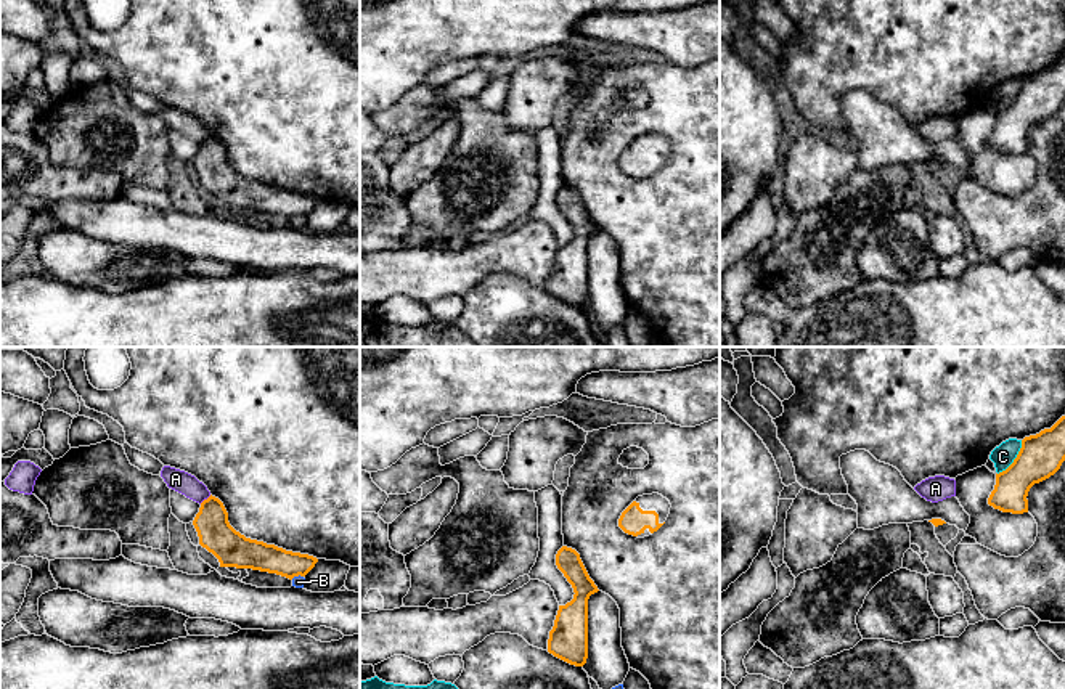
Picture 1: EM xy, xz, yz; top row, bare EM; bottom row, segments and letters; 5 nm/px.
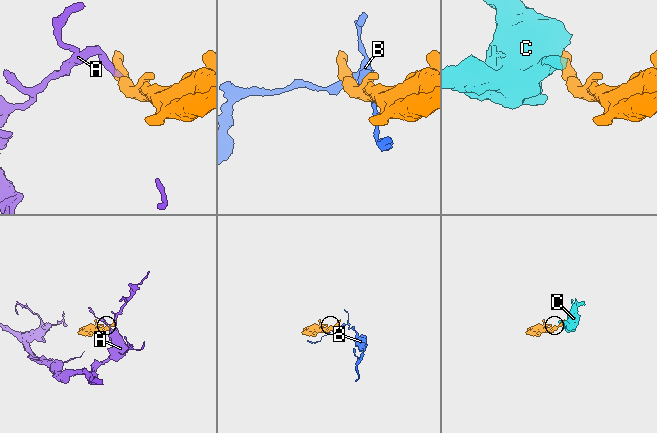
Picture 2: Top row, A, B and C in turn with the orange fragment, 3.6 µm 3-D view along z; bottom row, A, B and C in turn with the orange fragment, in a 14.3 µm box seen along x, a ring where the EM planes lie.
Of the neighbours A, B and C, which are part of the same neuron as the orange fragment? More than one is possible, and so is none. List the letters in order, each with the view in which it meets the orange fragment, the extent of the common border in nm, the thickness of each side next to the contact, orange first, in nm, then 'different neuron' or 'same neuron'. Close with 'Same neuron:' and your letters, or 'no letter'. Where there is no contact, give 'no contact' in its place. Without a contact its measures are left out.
A: meets orange in xy; contact 80 nm long; 170 nm thick on the orange side, 110 nm on the other; different neuron
B: meets orange in xy; contact 70 nm long; 150 nm thick on the orange side, 60 nm on the other; different neuron
C: meets orange in yz; contact 220 nm long; 220 nm thick on the orange side, 110 nm on the other; different neuron
Same neuron: no letter

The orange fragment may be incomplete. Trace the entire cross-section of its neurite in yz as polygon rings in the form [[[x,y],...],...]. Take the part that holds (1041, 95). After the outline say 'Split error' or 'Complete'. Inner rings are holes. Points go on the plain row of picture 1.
[[[1065,56],[1051,69],[1025,77],[1014,103],[996,114],[988,145],[1002,153],[1028,153],[1028,132],[1054,116],[1065,101]]]. Complete

